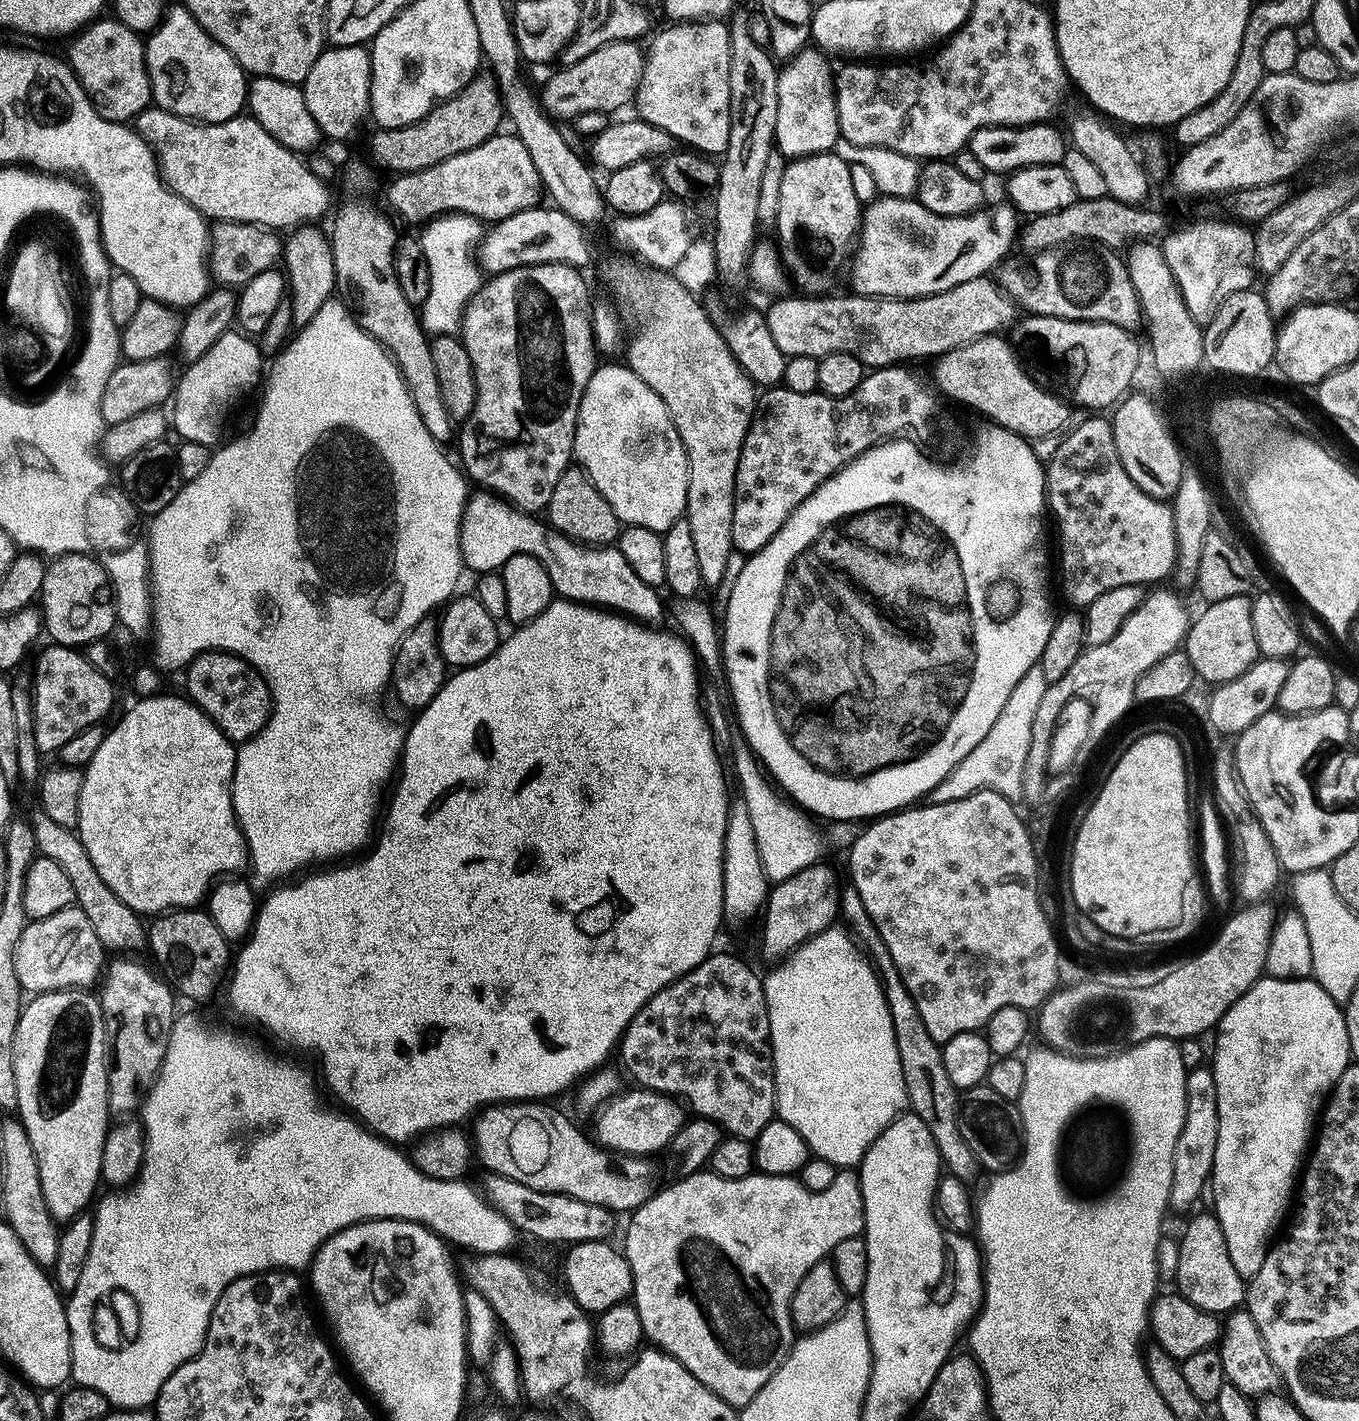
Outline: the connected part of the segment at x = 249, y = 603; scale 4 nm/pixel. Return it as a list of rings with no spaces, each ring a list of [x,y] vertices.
[[[336,298],[329,300],[326,306],[322,306],[322,310],[318,310],[316,317],[308,323],[308,327],[303,329],[299,335],[285,347],[279,356],[275,357],[274,364],[276,364],[276,369],[273,372],[271,369],[270,375],[267,377],[266,383],[262,388],[262,393],[264,392],[264,405],[261,406],[260,414],[256,418],[256,429],[249,436],[244,436],[241,440],[234,441],[233,444],[225,443],[213,455],[210,466],[206,466],[206,474],[202,474],[202,478],[194,478],[193,480],[187,481],[183,490],[178,494],[178,498],[174,498],[174,502],[170,502],[170,506],[166,506],[166,510],[162,510],[162,514],[154,517],[154,521],[151,523],[153,524],[153,530],[150,555],[152,557],[153,595],[157,614],[154,620],[154,630],[156,635],[158,634],[156,638],[155,667],[161,673],[167,674],[167,672],[178,671],[180,667],[181,671],[185,666],[191,664],[196,657],[201,656],[203,652],[230,652],[233,656],[241,656],[247,664],[254,665],[260,671],[272,695],[272,717],[268,719],[268,727],[260,731],[254,739],[249,740],[247,744],[243,745],[237,751],[236,773],[232,779],[232,801],[234,802],[234,810],[236,811],[236,821],[240,823],[240,828],[244,831],[244,840],[248,843],[250,868],[252,864],[252,868],[256,871],[256,876],[260,880],[281,879],[280,881],[283,881],[285,878],[295,877],[297,874],[311,869],[313,867],[311,864],[315,860],[320,863],[317,865],[324,866],[329,862],[340,862],[345,858],[355,857],[369,847],[370,841],[373,839],[372,827],[375,824],[377,827],[378,824],[376,811],[379,810],[380,803],[383,800],[385,803],[386,800],[384,787],[388,783],[388,787],[393,783],[394,777],[397,775],[398,769],[402,764],[404,738],[406,735],[403,727],[400,729],[394,721],[387,720],[384,717],[384,712],[380,709],[380,695],[386,690],[389,691],[392,682],[392,667],[396,661],[396,651],[400,648],[400,644],[408,637],[410,630],[414,630],[422,621],[429,619],[433,615],[432,611],[435,608],[437,610],[443,609],[457,595],[456,587],[460,584],[460,575],[466,572],[464,555],[460,552],[460,531],[462,530],[462,522],[464,521],[464,512],[468,509],[468,501],[470,499],[470,491],[468,492],[468,488],[470,489],[469,481],[466,479],[465,473],[457,465],[456,469],[448,461],[448,456],[444,453],[447,451],[430,434],[430,430],[426,430],[426,425],[422,423],[422,414],[418,414],[418,406],[414,404],[414,398],[406,386],[403,374],[400,373],[400,367],[392,359],[392,353],[384,348],[368,332],[365,332],[359,319],[357,319],[347,303],[341,302]]]

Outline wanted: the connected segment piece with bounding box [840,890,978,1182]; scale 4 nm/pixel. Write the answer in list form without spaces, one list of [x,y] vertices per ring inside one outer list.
[[[855,890],[840,892],[840,914],[843,923],[850,929],[853,937],[862,945],[865,953],[870,957],[872,966],[884,986],[884,993],[890,1006],[890,1014],[894,1018],[894,1030],[896,1031],[896,1041],[898,1042],[898,1054],[902,1058],[902,1074],[906,1078],[906,1090],[908,1091],[908,1102],[911,1111],[934,1134],[934,1142],[940,1151],[940,1158],[943,1167],[951,1175],[958,1179],[971,1182],[978,1173],[976,1155],[966,1146],[966,1138],[962,1138],[960,1129],[960,1097],[961,1093],[950,1082],[950,1074],[946,1074],[946,1062],[941,1045],[930,1038],[930,1030],[922,1022],[922,1014],[914,1002],[914,998],[906,990],[898,970],[894,966],[894,958],[870,914],[866,910],[866,905],[862,898],[858,898]]]

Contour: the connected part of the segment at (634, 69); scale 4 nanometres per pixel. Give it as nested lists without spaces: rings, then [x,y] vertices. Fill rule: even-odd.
[[[636,40],[614,42],[595,50],[594,54],[577,65],[561,67],[560,73],[545,86],[544,96],[542,92],[544,111],[557,121],[575,122],[582,115],[595,112],[616,114],[619,108],[624,108],[627,104],[629,107],[635,101],[640,84],[644,81],[646,52],[638,45]]]

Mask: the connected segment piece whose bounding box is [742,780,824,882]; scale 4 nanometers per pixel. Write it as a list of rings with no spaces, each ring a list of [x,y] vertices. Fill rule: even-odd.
[[[764,780],[755,785],[743,786],[742,798],[749,804],[750,819],[757,834],[765,874],[770,881],[779,882],[794,878],[802,874],[802,870],[821,863],[824,840],[820,837],[819,830],[811,824],[813,821],[795,803],[785,799],[775,787],[772,789],[768,786]]]

